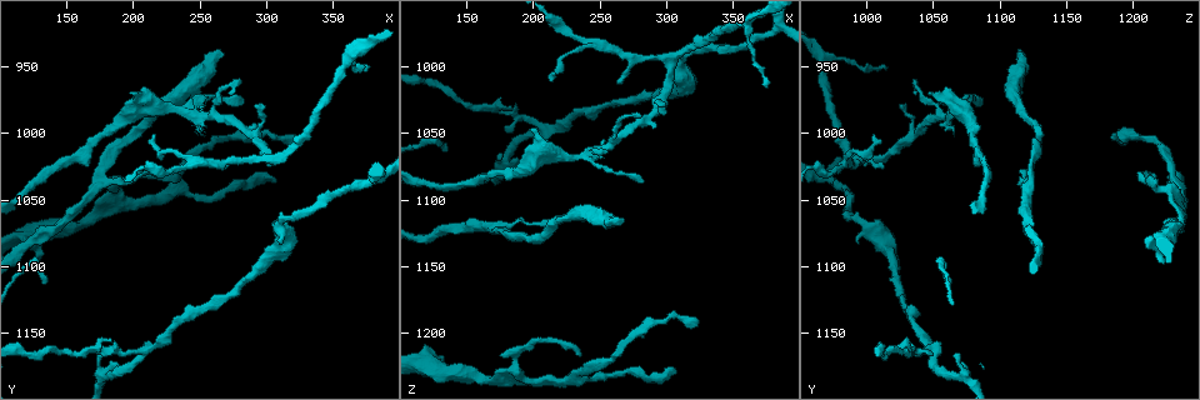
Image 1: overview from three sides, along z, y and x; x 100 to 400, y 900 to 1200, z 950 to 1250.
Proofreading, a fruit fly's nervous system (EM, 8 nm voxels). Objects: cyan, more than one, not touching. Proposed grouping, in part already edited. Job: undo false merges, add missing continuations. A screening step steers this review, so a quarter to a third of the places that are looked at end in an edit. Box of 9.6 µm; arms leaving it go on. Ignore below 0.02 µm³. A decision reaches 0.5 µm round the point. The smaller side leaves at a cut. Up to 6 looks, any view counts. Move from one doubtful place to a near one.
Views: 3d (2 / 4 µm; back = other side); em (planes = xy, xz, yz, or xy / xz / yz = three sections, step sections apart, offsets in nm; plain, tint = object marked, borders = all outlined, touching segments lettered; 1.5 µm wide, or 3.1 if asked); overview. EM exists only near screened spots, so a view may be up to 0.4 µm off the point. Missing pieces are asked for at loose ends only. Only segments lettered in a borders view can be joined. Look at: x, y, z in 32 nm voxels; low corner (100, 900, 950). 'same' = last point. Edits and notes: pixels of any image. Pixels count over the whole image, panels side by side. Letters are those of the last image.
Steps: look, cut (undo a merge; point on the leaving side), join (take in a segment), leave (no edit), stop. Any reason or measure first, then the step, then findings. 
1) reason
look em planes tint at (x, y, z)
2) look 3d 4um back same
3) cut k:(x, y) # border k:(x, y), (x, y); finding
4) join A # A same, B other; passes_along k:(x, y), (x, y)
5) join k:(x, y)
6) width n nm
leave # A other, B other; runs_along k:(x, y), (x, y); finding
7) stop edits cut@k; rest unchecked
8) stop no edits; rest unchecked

stops while still wide
look 3d 4um at (266, 942, 1114)

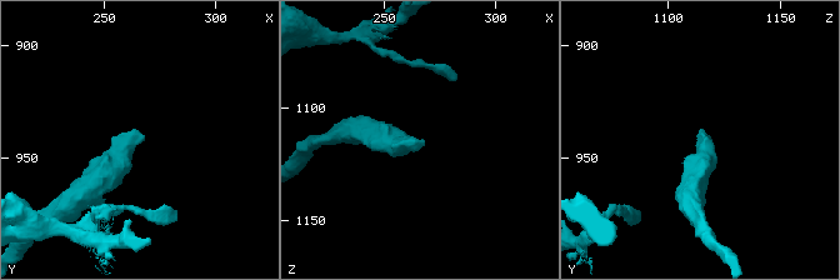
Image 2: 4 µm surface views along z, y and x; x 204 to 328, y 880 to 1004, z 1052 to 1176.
need the tissue
look em yz step 4 tint at (267, 940, 1115)

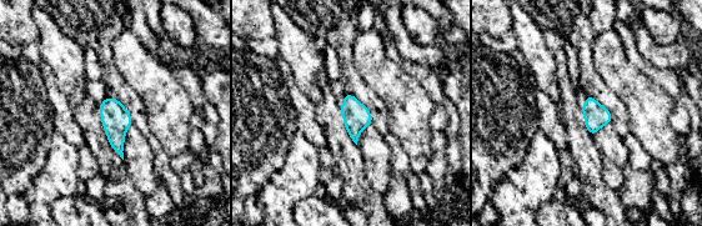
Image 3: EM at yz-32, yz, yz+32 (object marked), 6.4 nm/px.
look em xz step 8 borders same

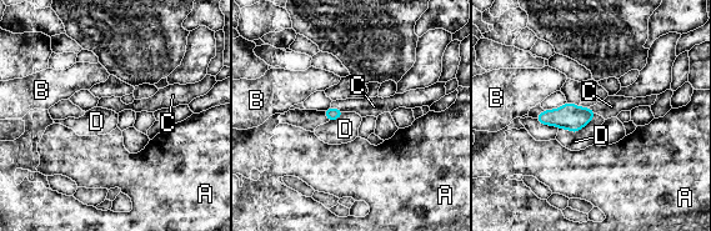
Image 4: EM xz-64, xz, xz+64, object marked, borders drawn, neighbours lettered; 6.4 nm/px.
join C # A other, B other, C same, D other; passes_along 4:(333, 114), (336, 109), (374, 106); it goes on there

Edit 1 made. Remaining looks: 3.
look overview

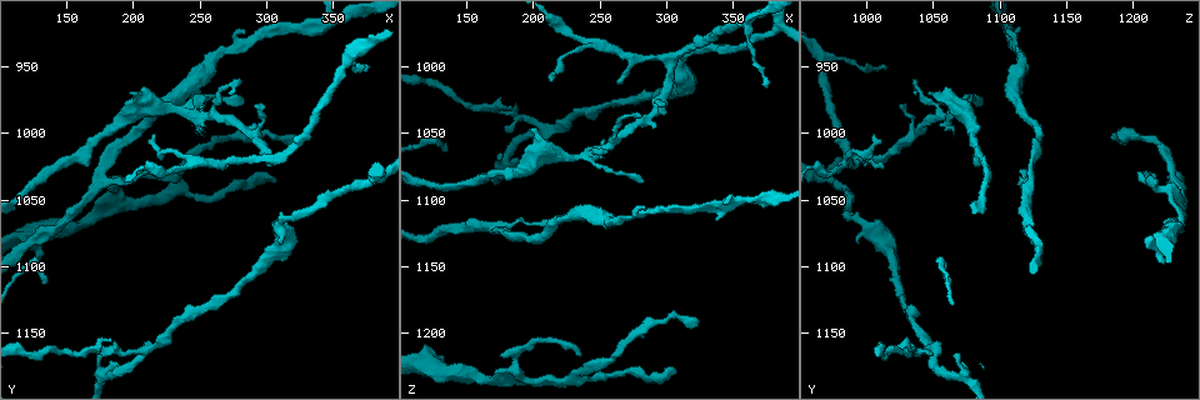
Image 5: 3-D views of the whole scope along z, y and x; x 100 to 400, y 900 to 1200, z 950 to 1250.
thin end
look 3d 2um at (282, 960, 1040)

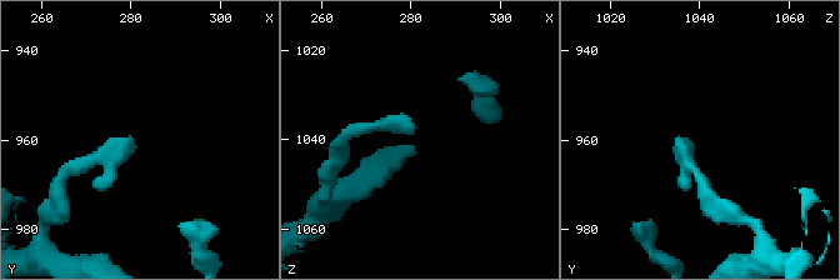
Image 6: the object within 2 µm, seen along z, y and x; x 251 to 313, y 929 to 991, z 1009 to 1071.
look em yz step 8 borders at (281, 961, 1037)

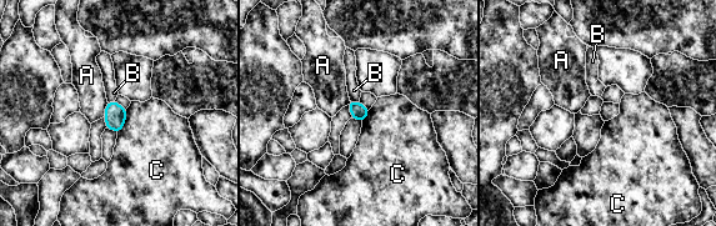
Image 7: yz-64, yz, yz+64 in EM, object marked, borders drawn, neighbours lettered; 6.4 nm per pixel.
leave # A other, B other, C other; border 7:(350, 100), (359, 101); no lettered segment goes on from it

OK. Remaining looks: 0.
stop edits join@4; rest unchecked

